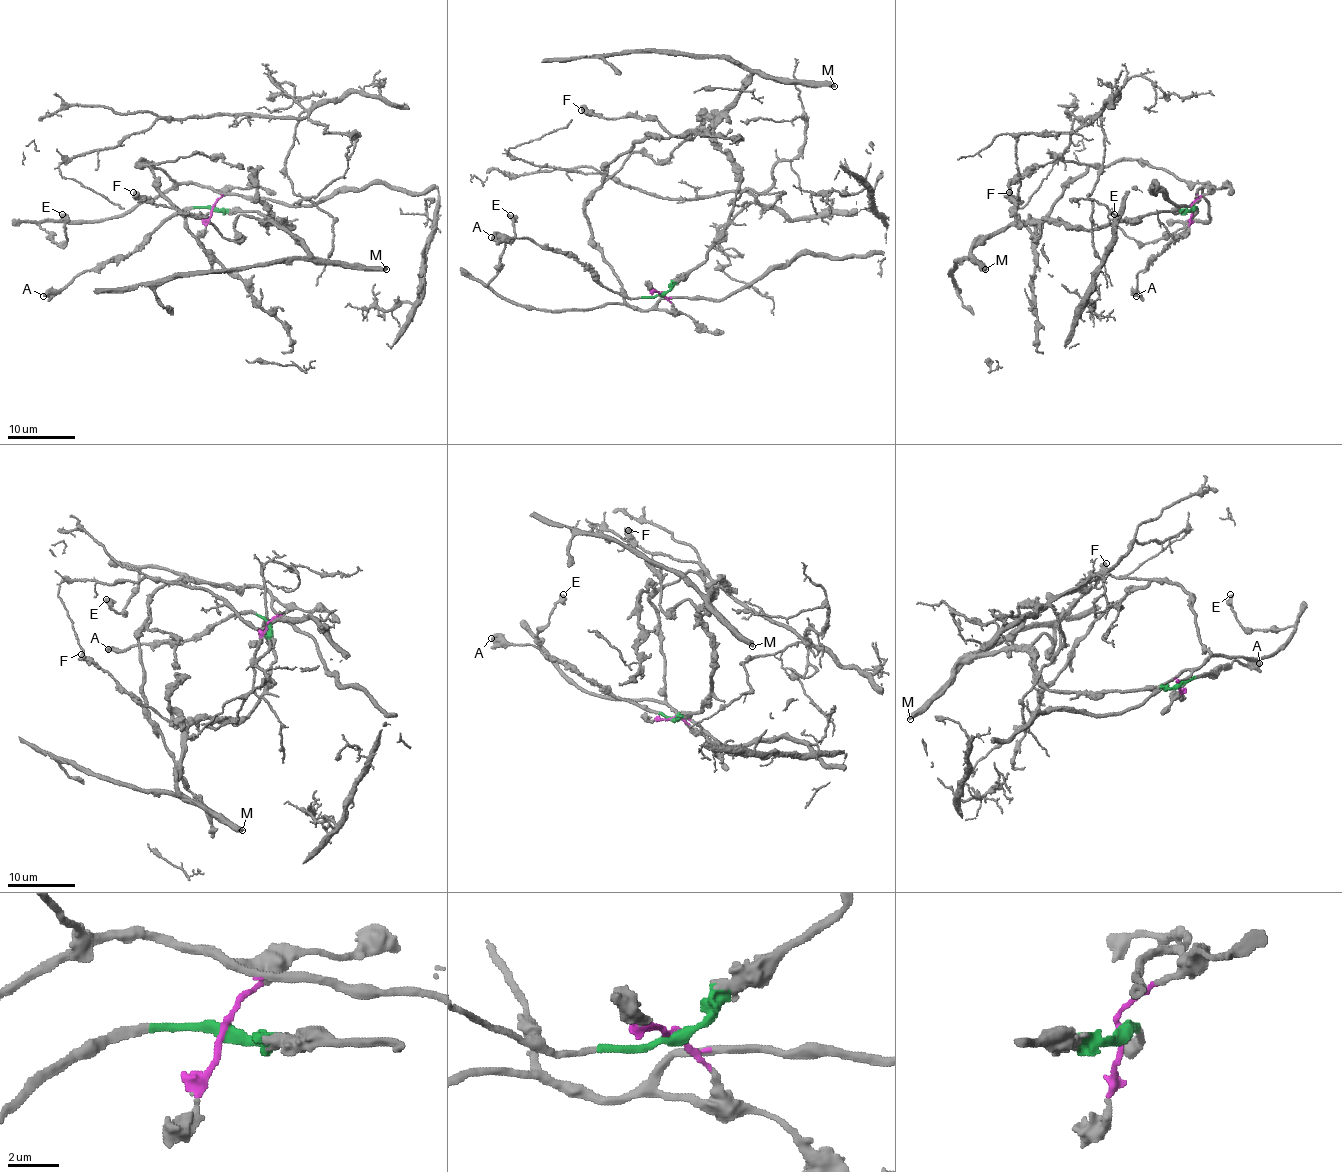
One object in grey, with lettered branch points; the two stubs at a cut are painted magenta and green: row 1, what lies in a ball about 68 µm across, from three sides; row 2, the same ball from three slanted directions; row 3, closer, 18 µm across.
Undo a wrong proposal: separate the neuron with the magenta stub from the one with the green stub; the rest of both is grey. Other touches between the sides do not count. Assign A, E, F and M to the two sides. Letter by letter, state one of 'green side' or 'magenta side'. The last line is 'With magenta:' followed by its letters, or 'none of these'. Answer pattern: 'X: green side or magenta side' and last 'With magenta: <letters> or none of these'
A: green side
E: magenta side
F: green side
M: green side
With magenta: E

